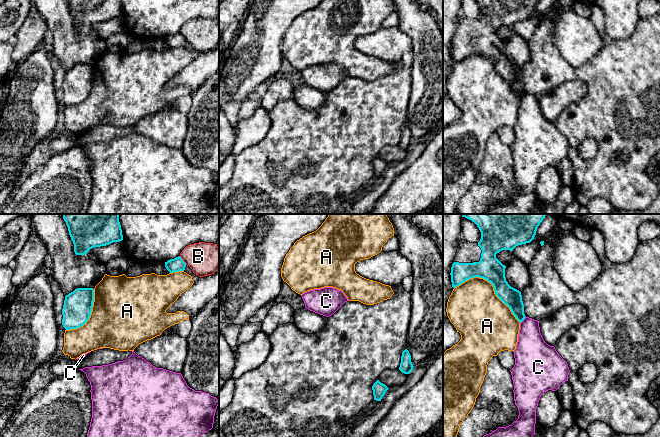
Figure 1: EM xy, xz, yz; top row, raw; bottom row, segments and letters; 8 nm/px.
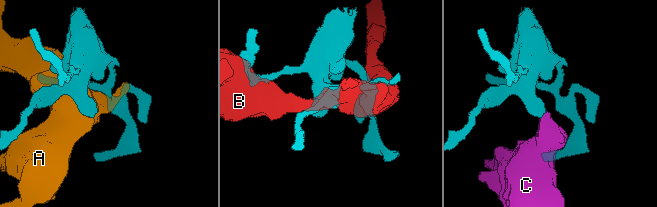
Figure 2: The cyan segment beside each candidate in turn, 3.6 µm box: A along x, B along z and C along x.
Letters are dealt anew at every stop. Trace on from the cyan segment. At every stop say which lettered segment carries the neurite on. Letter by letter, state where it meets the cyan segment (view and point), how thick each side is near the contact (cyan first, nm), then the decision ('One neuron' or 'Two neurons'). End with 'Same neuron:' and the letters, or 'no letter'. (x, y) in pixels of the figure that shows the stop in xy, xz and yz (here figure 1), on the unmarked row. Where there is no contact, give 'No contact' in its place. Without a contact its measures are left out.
A: Touches cyan at yz (492, 60). Thickness 190 nm (cyan) against 420 nm. Two neurons
B: Touches cyan at xy (182, 36). Thickness 120 nm (cyan) against 260 nm. Two neurons
C: Touches cyan at yz (523, 95). Thickness 150 nm (cyan) against 260 nm. Two neurons
Same neuron: no letter

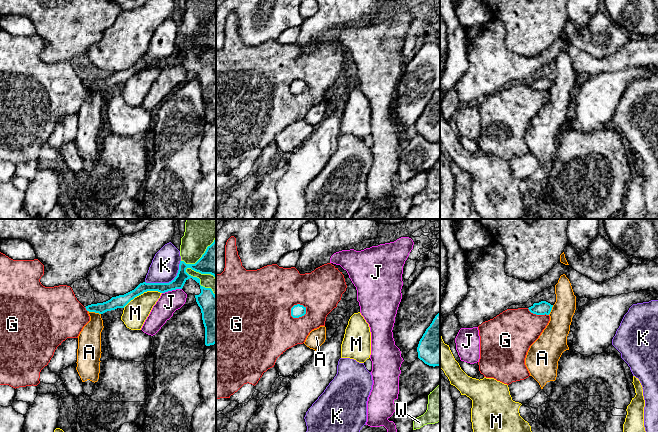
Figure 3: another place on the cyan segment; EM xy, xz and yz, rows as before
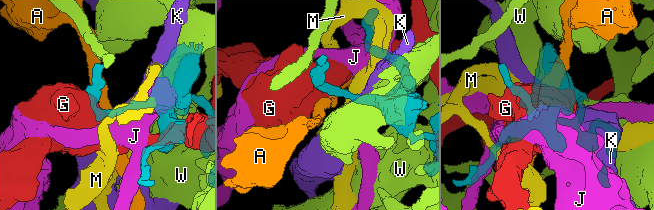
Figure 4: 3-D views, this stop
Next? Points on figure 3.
A: Touches cyan at xy (94, 87). Thickness 100 nm (cyan) against 190 nm. Two neurons
G: Touches cyan at xz (300, 92). Thickness 100 nm (cyan) against 380 nm. Two neurons
J: Touches cyan at xy (171, 66). Thickness 90 nm (cyan) against 170 nm. Two neurons
K: Touches cyan at xy (169, 58). Thickness 90 nm (cyan) against 220 nm. Two neurons
M: Touches cyan at xy (142, 69). Thickness 100 nm (cyan) against 200 nm. Two neurons
W: Touches cyan at xy (201, 33). Thickness 220 nm (cyan) against 220 nm. Two neurons
Same neuron: no letter

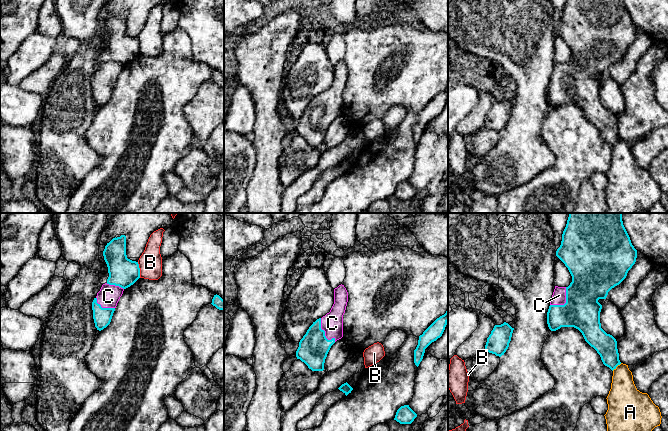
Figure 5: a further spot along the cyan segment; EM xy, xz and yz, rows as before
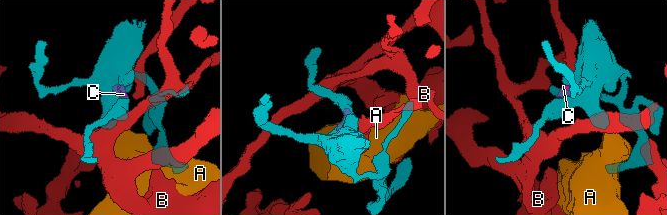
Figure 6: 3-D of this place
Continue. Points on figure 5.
A: Touches cyan at yz (616, 142). Thickness 180 nm (cyan) against 240 nm. Two neurons
B: Touches cyan at xy (139, 46). Thickness 240 nm (cyan) against 190 nm. Two neurons
C: Touches cyan at xz (324, 109). Thickness 240 nm (cyan) against 180 nm. One neuron
Same neuron: C

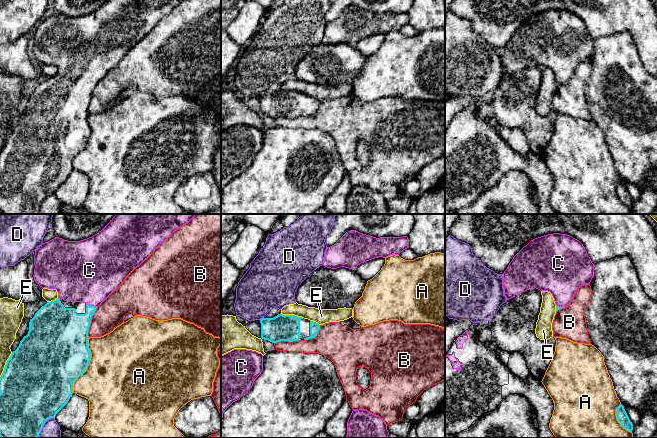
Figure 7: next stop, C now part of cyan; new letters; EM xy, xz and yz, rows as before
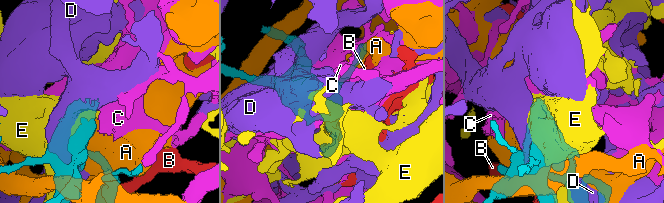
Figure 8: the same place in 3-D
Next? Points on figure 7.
A: Touches cyan at xy (87, 141). Thickness 480 nm (cyan) against 500 nm. Two neurons
B: Touches cyan at xy (90, 98). Thickness 420 nm (cyan) against 220 nm. Two neurons
C: Touches cyan at xy (91, 82). Thickness 280 nm (cyan) against 440 nm. One neuron
D: Touches cyan at xy (43, 200). Thickness 460 nm (cyan) against 170 nm. Two neurons
E: Touches cyan at xz (291, 91). Thickness 200 nm (cyan) against 130 nm. Two neurons
Same neuron: C

